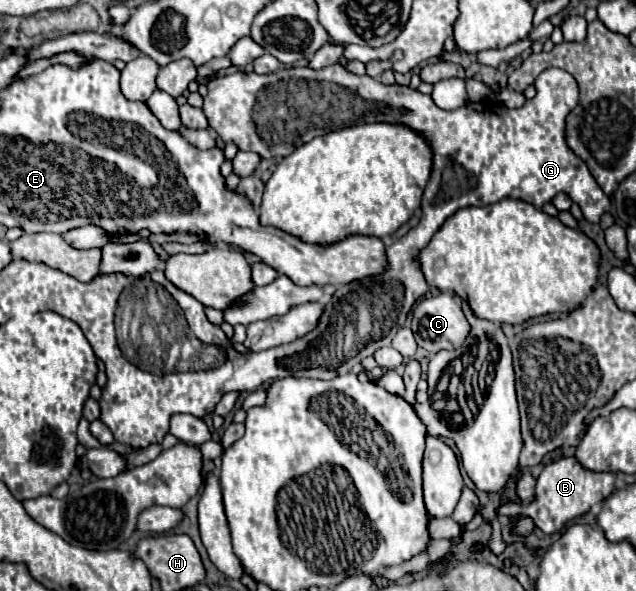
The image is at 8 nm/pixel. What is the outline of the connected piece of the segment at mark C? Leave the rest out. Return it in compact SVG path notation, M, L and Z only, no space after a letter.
M439 293L439 295L431 295L427 299L421 299L413 307L411 329L413 329L415 341L417 341L419 347L423 347L429 353L437 353L441 349L457 349L457 347L461 347L463 341L467 339L469 331L471 331L471 325L465 319L461 303L451 293Z

